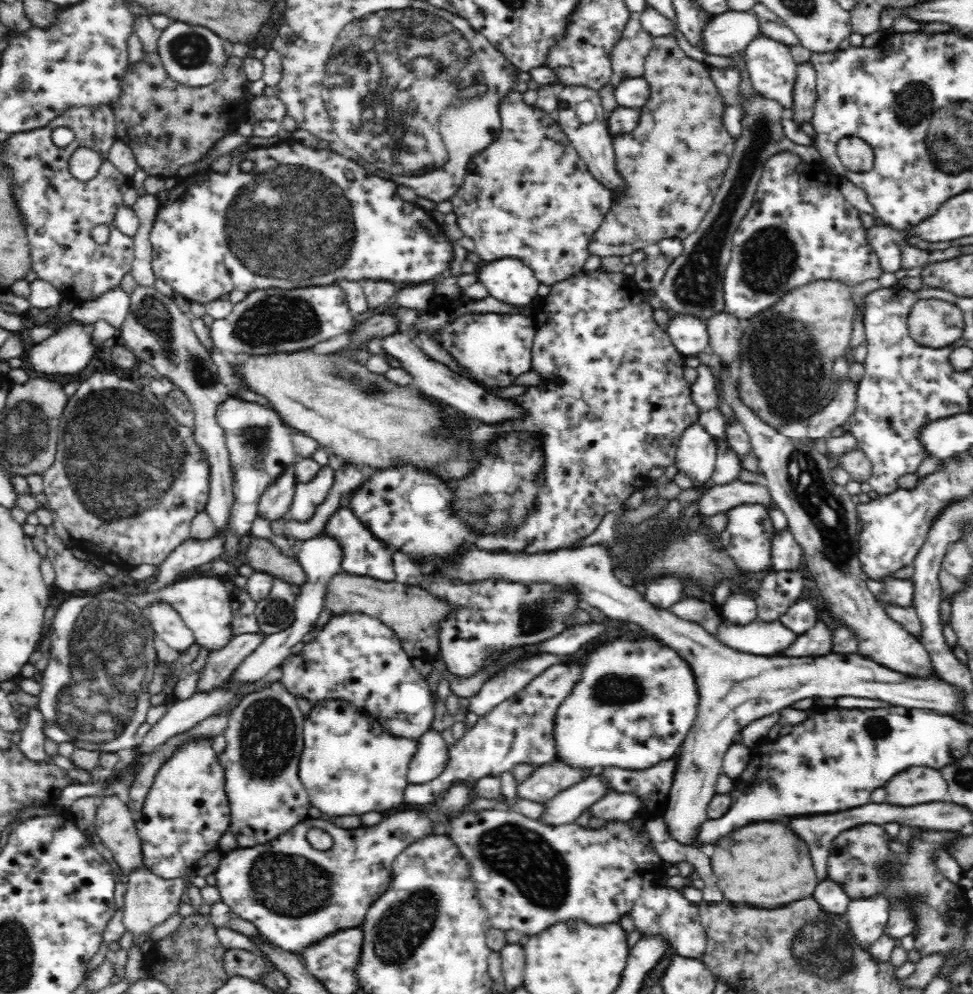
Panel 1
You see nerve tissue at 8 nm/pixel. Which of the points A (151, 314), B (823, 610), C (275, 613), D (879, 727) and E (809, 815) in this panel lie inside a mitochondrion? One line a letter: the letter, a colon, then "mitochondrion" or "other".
A: mitochondrion
B: other
C: mitochondrion
D: mitochondrion
E: other

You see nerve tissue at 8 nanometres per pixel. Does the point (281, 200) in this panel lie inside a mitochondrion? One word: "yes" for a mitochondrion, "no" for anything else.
yes

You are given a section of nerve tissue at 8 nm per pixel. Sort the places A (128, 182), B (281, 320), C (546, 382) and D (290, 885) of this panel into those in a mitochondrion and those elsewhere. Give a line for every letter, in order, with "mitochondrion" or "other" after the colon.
A: other
B: mitochondrion
C: other
D: mitochondrion

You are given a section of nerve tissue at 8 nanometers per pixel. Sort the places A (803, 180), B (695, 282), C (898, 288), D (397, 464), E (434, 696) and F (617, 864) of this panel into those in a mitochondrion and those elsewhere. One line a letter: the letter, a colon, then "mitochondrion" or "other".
A: other
B: mitochondrion
C: other
D: other
E: other
F: other

